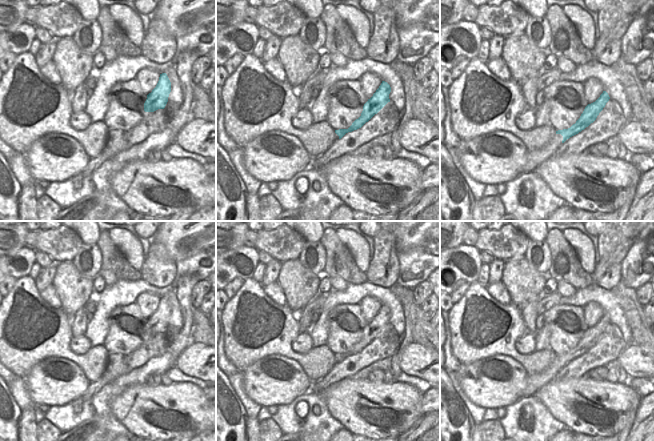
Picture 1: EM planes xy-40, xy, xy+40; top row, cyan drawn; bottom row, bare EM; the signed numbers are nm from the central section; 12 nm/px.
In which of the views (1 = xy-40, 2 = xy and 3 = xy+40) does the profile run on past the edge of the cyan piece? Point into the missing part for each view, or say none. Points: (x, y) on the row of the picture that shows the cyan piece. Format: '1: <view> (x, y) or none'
1: none
2: xy (337, 139)
3: xy+40 (534, 157)

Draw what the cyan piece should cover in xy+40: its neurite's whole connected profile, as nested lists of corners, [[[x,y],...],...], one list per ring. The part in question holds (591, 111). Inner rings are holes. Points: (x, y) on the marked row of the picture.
[[[603,91],[603,93],[595,102],[588,104],[585,107],[580,118],[570,128],[556,131],[552,140],[549,141],[548,144],[544,147],[536,150],[528,150],[527,160],[523,166],[522,173],[528,173],[535,170],[537,166],[548,159],[551,153],[561,143],[564,143],[567,139],[578,134],[586,127],[588,127],[591,123],[593,123],[609,100],[610,97],[608,93],[606,91]]]

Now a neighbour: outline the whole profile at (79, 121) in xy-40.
[[[85,112],[73,113],[69,119],[69,123],[75,130],[84,130],[91,125],[91,118]]]

